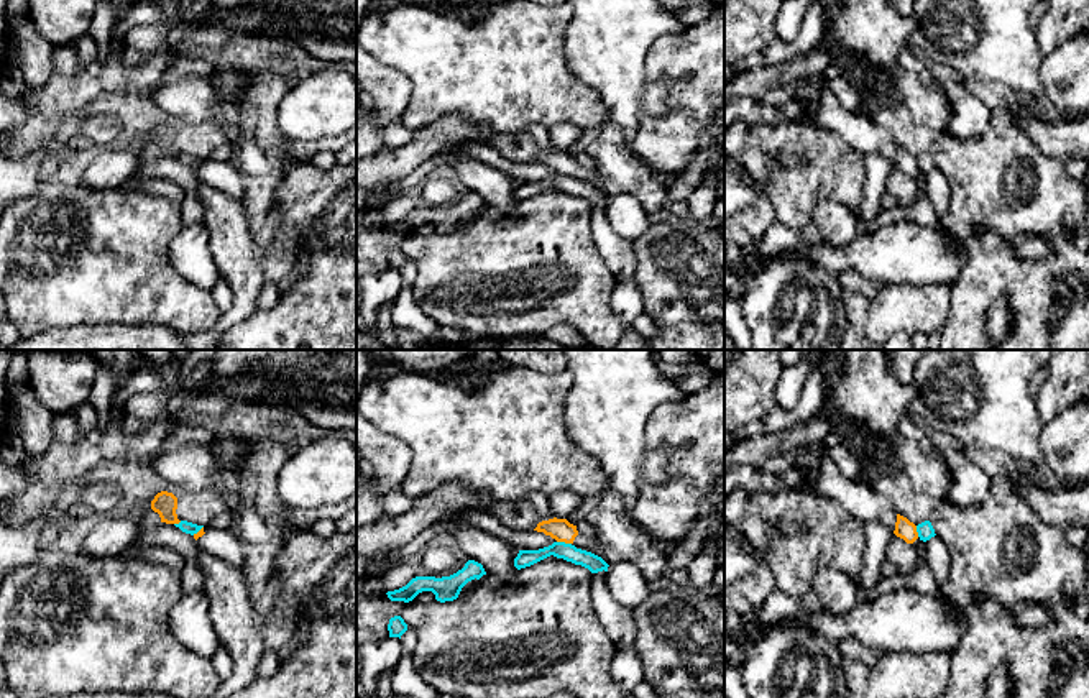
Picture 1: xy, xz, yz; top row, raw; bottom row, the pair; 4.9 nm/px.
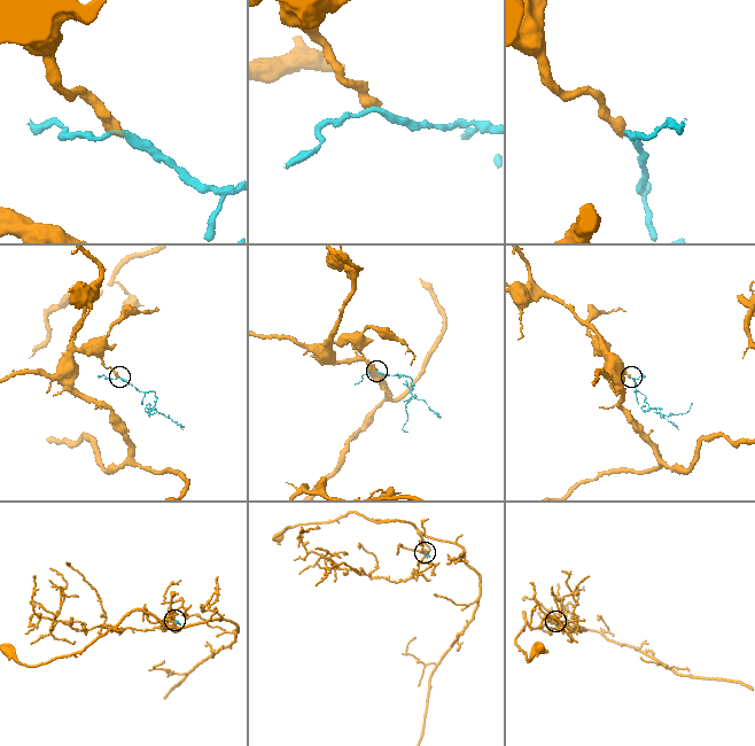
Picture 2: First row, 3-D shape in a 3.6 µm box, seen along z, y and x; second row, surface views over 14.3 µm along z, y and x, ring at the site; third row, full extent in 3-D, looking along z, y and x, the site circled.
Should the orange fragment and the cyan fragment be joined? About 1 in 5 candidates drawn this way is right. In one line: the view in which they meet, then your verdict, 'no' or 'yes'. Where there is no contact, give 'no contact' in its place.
meets orange in xz; no

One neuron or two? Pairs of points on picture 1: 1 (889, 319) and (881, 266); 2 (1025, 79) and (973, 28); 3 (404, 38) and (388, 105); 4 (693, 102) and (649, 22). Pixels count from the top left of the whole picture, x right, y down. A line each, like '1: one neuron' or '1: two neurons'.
1: two neurons
2: one neuron
3: two neurons
4: two neurons

